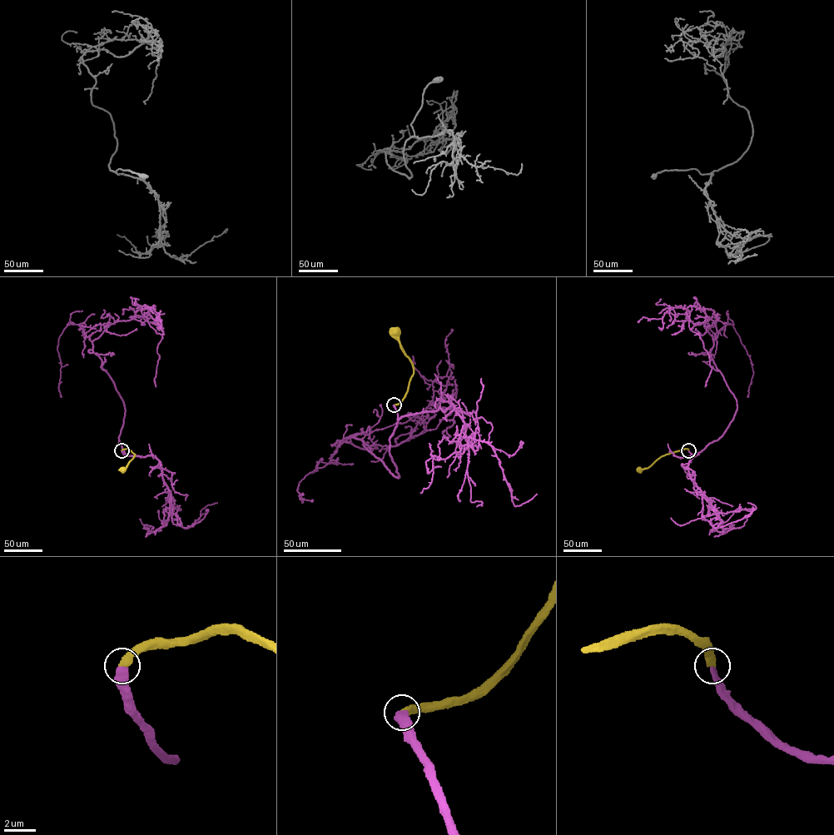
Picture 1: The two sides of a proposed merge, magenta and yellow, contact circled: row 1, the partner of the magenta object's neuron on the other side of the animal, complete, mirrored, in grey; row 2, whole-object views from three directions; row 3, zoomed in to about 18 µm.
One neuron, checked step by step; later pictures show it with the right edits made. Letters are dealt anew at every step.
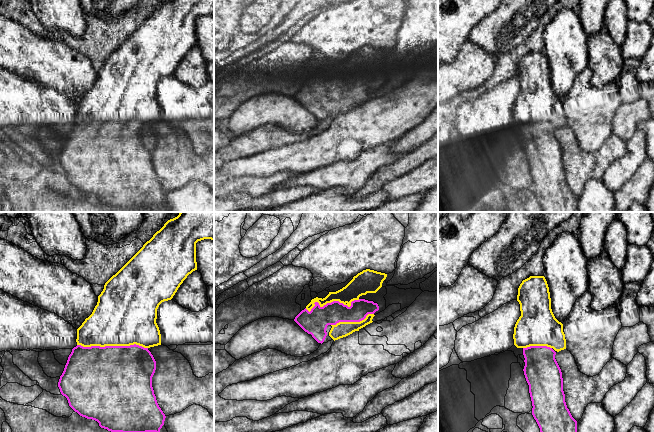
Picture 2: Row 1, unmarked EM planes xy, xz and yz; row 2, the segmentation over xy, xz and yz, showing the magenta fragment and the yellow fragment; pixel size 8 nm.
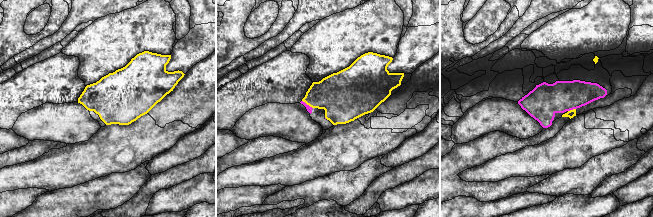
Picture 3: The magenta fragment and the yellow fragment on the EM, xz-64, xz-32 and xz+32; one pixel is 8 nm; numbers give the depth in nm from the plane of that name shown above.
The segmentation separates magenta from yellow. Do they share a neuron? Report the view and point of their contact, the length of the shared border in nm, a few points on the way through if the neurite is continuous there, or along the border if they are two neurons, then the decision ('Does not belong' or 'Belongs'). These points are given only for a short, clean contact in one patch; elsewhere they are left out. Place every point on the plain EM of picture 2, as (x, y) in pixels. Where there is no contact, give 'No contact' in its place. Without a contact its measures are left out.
Touches magenta at xy (112, 122). Shared border 550 nm. Belongs

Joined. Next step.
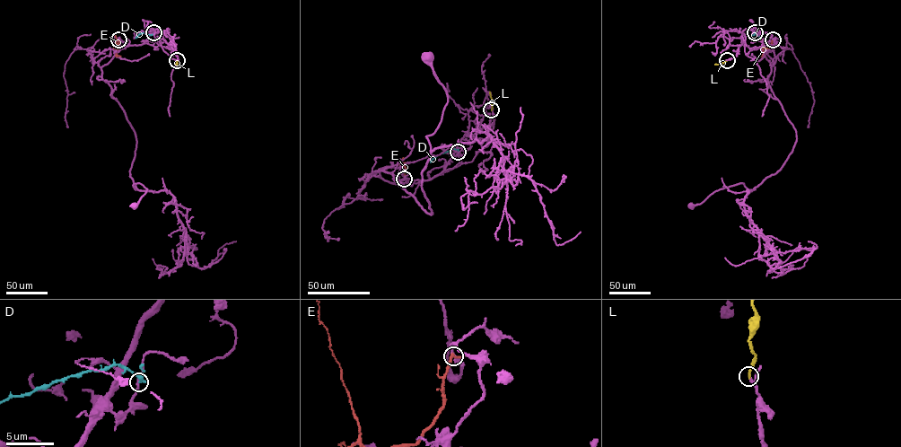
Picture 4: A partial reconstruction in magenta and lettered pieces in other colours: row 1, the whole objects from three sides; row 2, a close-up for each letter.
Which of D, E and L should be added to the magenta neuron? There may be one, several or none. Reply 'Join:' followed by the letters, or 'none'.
Join: L

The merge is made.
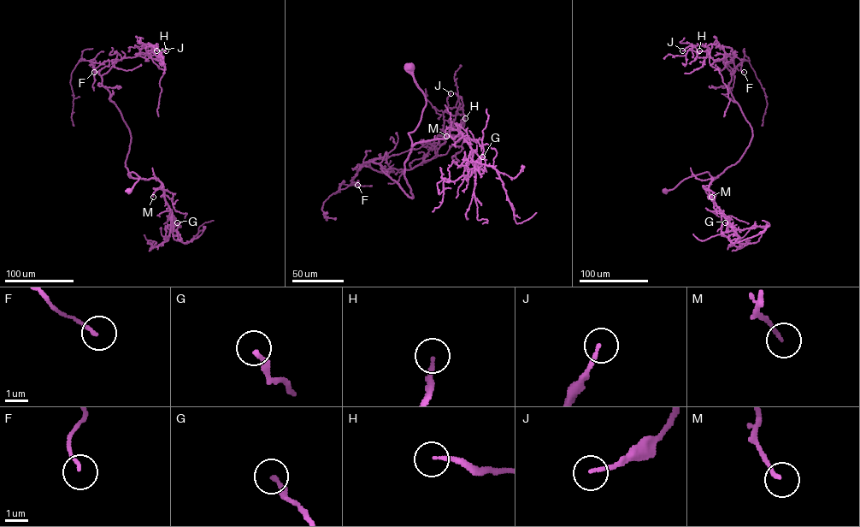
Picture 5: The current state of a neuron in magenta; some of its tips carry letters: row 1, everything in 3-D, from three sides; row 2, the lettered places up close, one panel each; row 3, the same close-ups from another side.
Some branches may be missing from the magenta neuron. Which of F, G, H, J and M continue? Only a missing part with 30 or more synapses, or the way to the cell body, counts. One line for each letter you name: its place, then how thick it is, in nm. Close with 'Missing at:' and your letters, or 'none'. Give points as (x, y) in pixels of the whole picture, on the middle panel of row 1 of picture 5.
H: place (465, 118); calibre 170 nm
Missing at: H

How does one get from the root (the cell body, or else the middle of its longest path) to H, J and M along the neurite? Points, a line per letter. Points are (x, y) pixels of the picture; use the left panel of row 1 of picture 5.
H: (128, 191), (139, 178), (126, 167), (130, 130), (102, 76), (145, 44), (156, 56), (166, 50)
J: (128, 191), (139, 178), (132, 172), (130, 177), (126, 167), (130, 130), (102, 76), (145, 44), (156, 50)
M: (128, 191), (139, 178), (132, 172), (130, 177), (154, 178), (161, 183), (153, 197)

